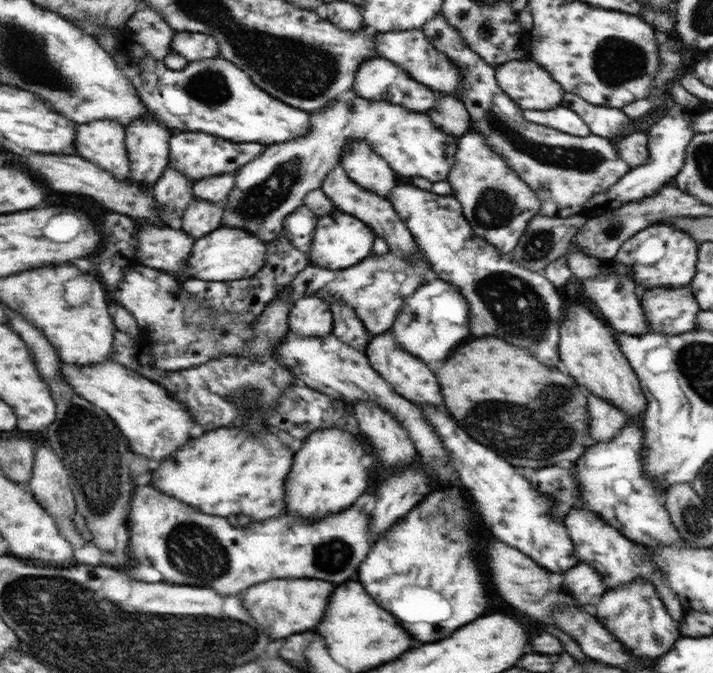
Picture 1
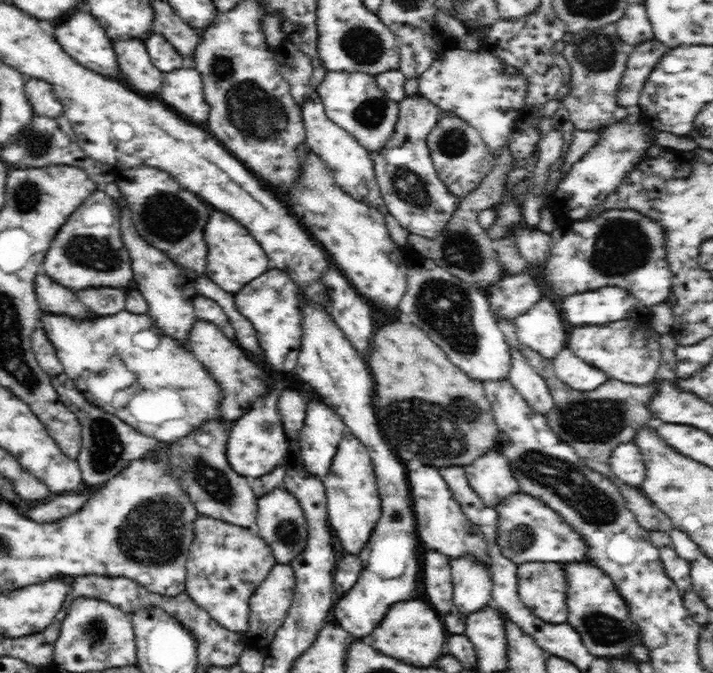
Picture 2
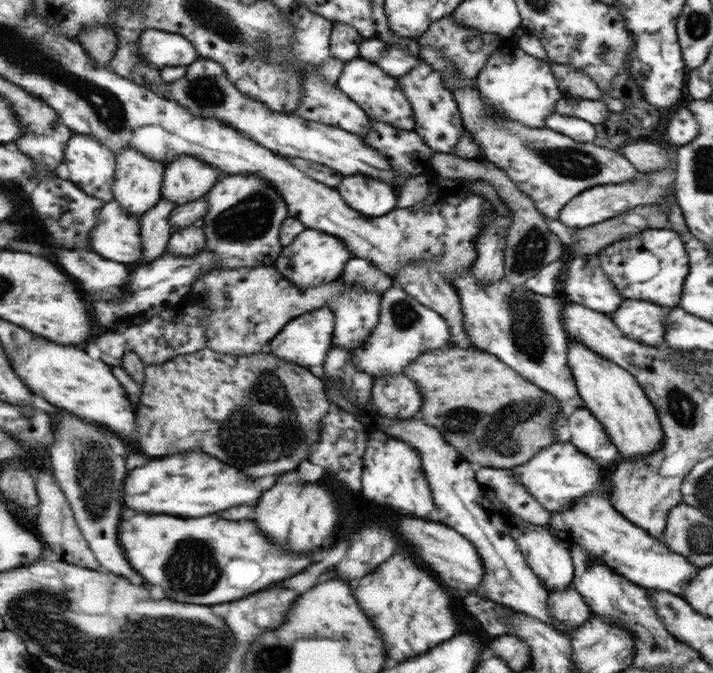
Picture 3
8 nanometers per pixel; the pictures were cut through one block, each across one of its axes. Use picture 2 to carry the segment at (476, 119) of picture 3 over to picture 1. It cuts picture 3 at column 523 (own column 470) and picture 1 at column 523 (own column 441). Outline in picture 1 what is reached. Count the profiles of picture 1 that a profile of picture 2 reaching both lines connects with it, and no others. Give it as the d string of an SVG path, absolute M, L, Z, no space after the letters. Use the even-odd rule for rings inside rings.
M440 12L421 29L429 43L437 51L443 51L463 75L463 92L459 100L469 113L470 127L483 135L485 145L501 155L512 172L539 193L541 214L557 218L579 214L589 199L613 188L613 184L616 185L628 173L628 163L615 154L606 138L593 134L584 137L565 134L527 122L521 108L497 85L494 68L469 49L459 31L449 25Z

